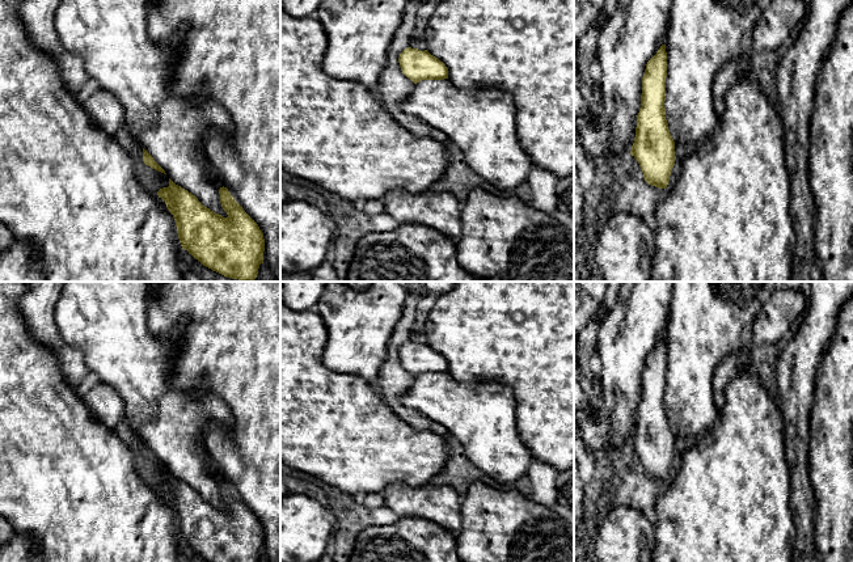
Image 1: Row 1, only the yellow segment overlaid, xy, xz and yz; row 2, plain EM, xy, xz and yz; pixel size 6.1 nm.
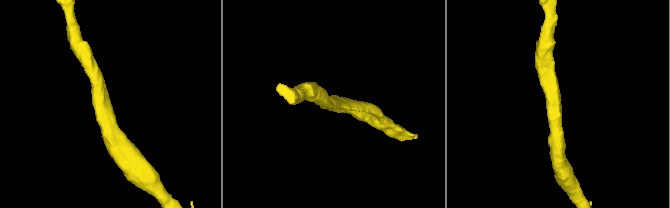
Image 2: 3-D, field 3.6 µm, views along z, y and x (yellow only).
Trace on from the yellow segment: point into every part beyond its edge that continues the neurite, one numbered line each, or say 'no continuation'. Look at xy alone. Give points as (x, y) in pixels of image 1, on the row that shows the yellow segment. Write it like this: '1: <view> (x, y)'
no continuation

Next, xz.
1: xz (481, 122)

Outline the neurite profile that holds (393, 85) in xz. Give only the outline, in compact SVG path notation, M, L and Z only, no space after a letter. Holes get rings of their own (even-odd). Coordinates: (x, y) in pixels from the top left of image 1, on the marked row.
M408 0L401 25L394 34L390 51L388 54L387 67L375 88L380 92L384 109L389 111L392 117L409 132L417 138L431 138L434 140L439 140L447 147L449 138L445 134L430 127L422 119L408 114L401 109L401 103L411 93L414 83L402 73L398 58L415 37L414 24L421 5L422 0Z

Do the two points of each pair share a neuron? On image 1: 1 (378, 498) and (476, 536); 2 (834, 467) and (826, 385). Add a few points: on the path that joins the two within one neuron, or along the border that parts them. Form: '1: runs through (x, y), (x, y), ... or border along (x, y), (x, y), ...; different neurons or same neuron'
1: border along (381, 493), (385, 505); different neurons
2: runs through (834, 447), (834, 405); same neuron

